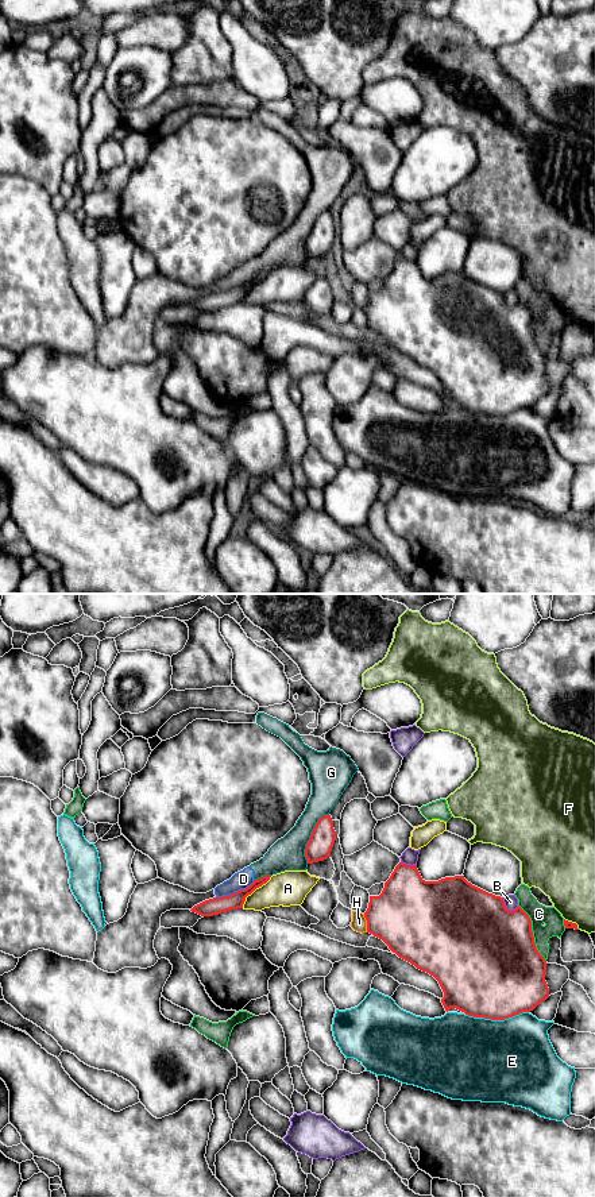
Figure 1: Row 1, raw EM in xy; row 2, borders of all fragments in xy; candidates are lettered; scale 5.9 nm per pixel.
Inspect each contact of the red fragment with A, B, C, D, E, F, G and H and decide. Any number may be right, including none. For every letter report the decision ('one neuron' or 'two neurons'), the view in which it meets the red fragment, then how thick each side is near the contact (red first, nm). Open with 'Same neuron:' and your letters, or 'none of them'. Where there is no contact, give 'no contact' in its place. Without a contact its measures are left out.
Same neuron: none of them
A: two neurons; meets red in xy; 100 nm thick on the red side, 220 nm on the other
B: two neurons; meets red in xy; 500 nm thick on the red side, 80 nm on the other
C: two neurons; meets red in xy; 500 nm thick on the red side, 120 nm on the other
D: two neurons; meets red in xy; 100 nm thick on the red side, 110 nm on the other
E: two neurons; meets red in xy; 500 nm thick on the red side, 500 nm on the other
F: two neurons; meets red in xy; 50 nm thick on the red side, 300 nm on the other
G: two neurons; meets red in xy; 150 nm thick on the red side, 200 nm on the other
H: two neurons; meets red in xy; 420 nm thick on the red side, 90 nm on the other

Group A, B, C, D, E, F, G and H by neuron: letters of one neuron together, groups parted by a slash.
A / B / C / D G / E / F / H

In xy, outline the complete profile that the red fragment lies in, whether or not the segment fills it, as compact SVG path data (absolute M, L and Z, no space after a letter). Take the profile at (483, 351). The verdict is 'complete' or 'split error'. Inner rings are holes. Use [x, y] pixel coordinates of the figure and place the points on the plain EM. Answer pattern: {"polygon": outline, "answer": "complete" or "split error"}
{"polygon": "M399 258L385 278L382 289L370 291L364 313L367 328L382 335L399 354L438 377L447 408L456 403L468 412L505 416L533 406L549 393L546 356L536 343L529 310L519 301L513 306L507 305L503 293L472 281L464 271L425 277L417 260Z", "answer": "complete"}

